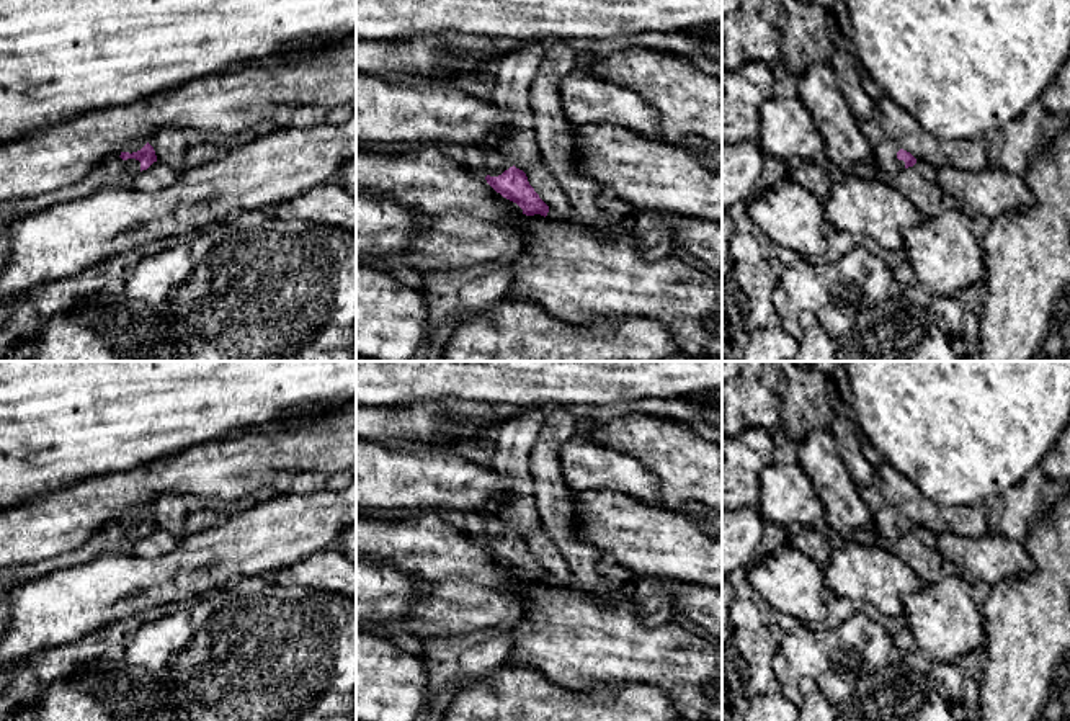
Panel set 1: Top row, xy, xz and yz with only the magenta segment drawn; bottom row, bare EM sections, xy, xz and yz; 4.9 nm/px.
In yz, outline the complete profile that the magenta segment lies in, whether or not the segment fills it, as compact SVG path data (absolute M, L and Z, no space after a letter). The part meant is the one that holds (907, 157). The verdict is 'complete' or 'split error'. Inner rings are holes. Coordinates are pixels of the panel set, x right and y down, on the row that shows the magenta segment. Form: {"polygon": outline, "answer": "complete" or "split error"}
{"polygon": "M876 119L863 121L859 128L872 147L874 160L889 175L894 177L916 163L916 159L900 149L898 144L882 131Z", "answer": "split error"}

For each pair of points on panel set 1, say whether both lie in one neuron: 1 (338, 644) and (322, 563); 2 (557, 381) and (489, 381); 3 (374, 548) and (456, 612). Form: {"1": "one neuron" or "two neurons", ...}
{"1": "two neurons", "2": "one neuron", "3": "one neuron"}

